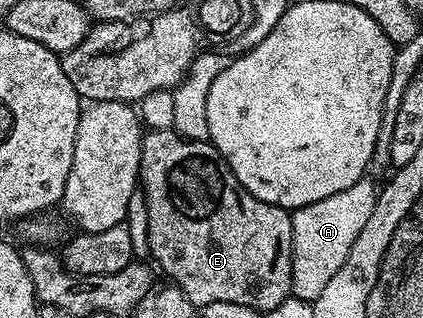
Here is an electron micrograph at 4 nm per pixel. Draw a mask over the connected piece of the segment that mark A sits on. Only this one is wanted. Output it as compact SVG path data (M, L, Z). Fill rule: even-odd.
M363 177L356 185L348 185L348 189L340 189L340 193L324 197L324 201L312 201L312 205L299 207L291 214L294 248L290 289L293 298L313 301L324 293L328 281L332 281L340 265L348 261L356 237L360 237L364 225L368 225L368 217L372 217L372 209L376 209L378 192L370 177Z

